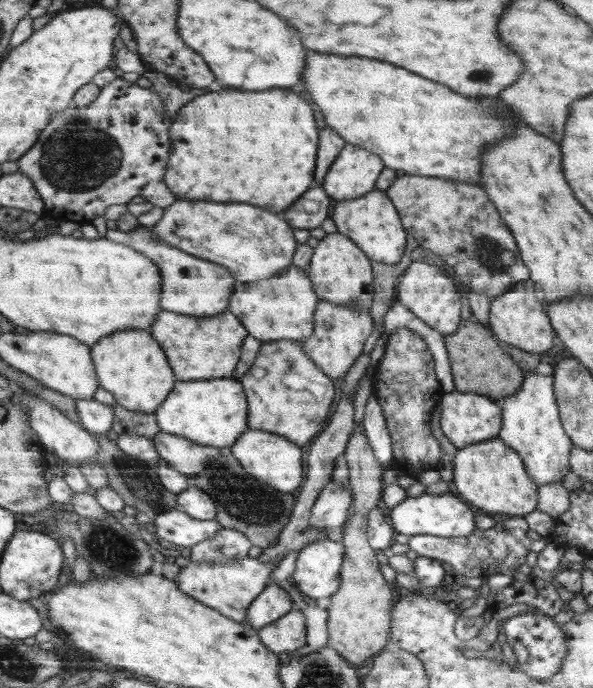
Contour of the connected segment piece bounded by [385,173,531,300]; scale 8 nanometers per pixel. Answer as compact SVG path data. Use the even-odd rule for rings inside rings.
M406 173L397 178L385 194L401 214L406 234L410 234L420 248L431 250L451 265L467 293L484 293L492 300L530 279L531 272L520 258L521 251L513 232L505 221L502 222L480 186ZM478 265L484 266L484 288L468 288L466 281L472 282L472 278L476 278L474 268Z

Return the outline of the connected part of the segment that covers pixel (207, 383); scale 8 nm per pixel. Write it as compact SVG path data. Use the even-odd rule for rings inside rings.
M234 377L178 382L168 400L157 411L164 431L177 434L204 446L230 448L246 432L246 396Z

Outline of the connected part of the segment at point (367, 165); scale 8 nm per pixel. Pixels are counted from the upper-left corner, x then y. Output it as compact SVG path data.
M348 143L330 166L322 188L337 202L360 198L376 189L378 176L384 172L382 162L380 155Z

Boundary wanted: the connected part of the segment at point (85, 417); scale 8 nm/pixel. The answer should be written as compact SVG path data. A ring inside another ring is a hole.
M96 400L77 401L80 424L92 433L107 433L114 429L117 420L115 408Z

